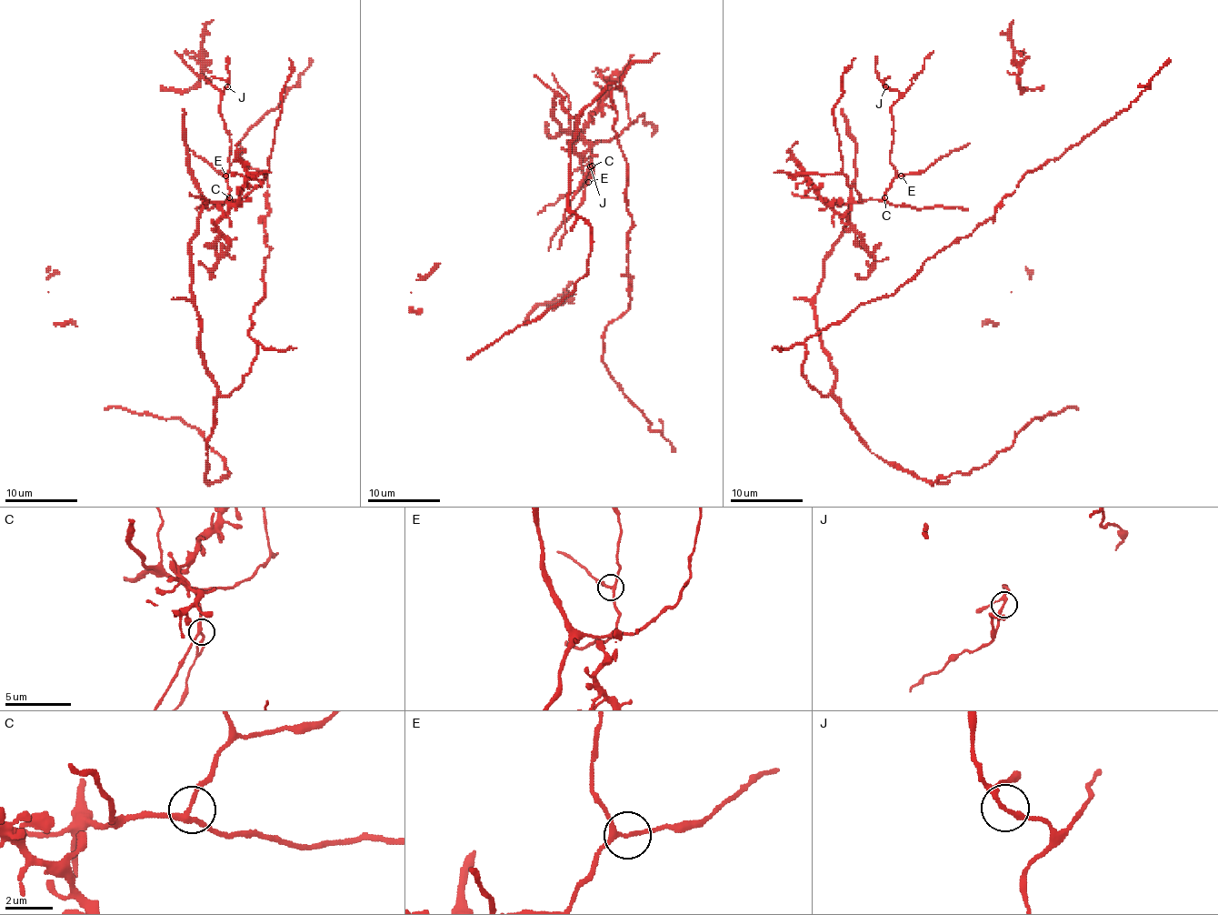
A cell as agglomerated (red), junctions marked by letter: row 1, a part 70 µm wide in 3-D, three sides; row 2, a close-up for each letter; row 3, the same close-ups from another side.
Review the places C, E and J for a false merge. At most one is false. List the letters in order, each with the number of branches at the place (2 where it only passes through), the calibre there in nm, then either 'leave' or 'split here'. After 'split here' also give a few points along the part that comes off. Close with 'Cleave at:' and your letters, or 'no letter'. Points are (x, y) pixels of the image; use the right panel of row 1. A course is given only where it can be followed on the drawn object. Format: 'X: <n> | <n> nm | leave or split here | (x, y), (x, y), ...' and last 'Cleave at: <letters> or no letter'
C: 3 | 200 nm | leave
E: 3 | 160 nm | leave
J: 3 | 160 nm | leave
Cleave at: no letter

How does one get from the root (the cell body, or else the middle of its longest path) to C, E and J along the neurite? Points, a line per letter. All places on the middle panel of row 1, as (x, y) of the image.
C: (601, 93), (575, 116), (564, 111), (557, 95), (552, 111), (561, 129), (581, 136), (588, 144), (592, 165)
E: (601, 93), (575, 116), (564, 111), (557, 95), (552, 111), (561, 129), (588, 144), (588, 182)
J: (601, 93), (575, 116), (554, 98), (559, 127), (588, 144), (594, 173), (583, 173), (584, 180), (590, 167)

